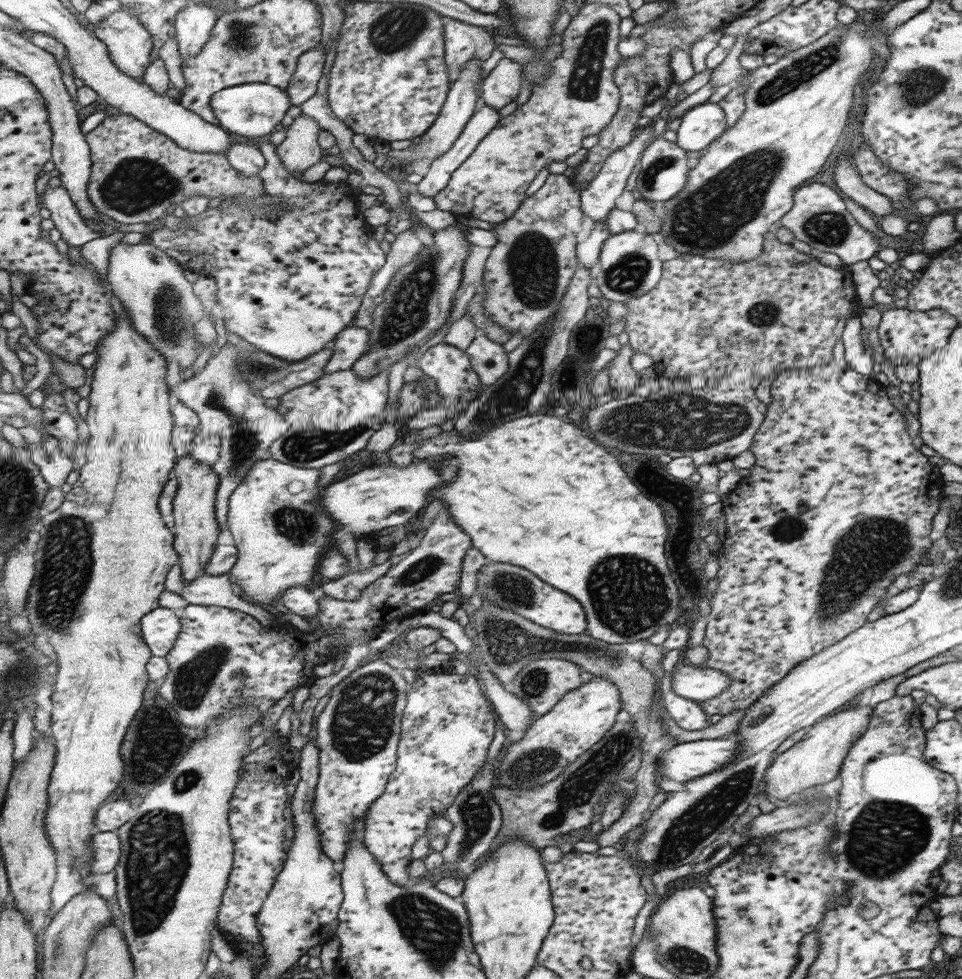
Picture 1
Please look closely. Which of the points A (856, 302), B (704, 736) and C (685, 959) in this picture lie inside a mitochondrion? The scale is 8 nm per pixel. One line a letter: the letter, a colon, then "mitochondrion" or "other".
A: other
B: other
C: mitochondrion

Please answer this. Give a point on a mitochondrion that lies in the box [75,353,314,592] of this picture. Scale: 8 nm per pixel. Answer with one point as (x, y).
(244, 439)

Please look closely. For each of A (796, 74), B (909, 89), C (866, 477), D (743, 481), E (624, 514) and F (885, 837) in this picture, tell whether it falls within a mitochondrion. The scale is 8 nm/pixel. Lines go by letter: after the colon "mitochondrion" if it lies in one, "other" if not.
A: mitochondrion
B: mitochondrion
C: other
D: other
E: other
F: mitochondrion

